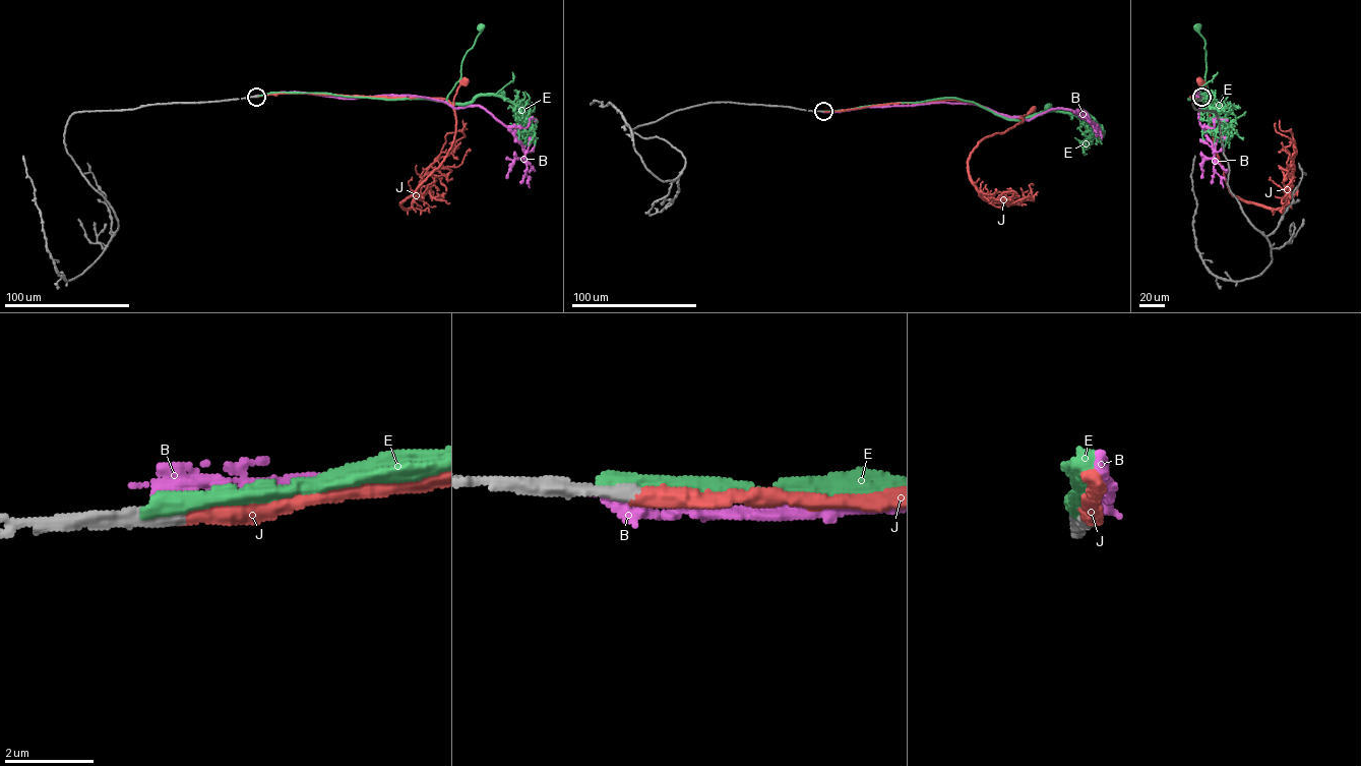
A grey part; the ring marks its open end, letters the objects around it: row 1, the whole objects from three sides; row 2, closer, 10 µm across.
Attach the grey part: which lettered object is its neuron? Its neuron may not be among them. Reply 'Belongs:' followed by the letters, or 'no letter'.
Belongs: J

